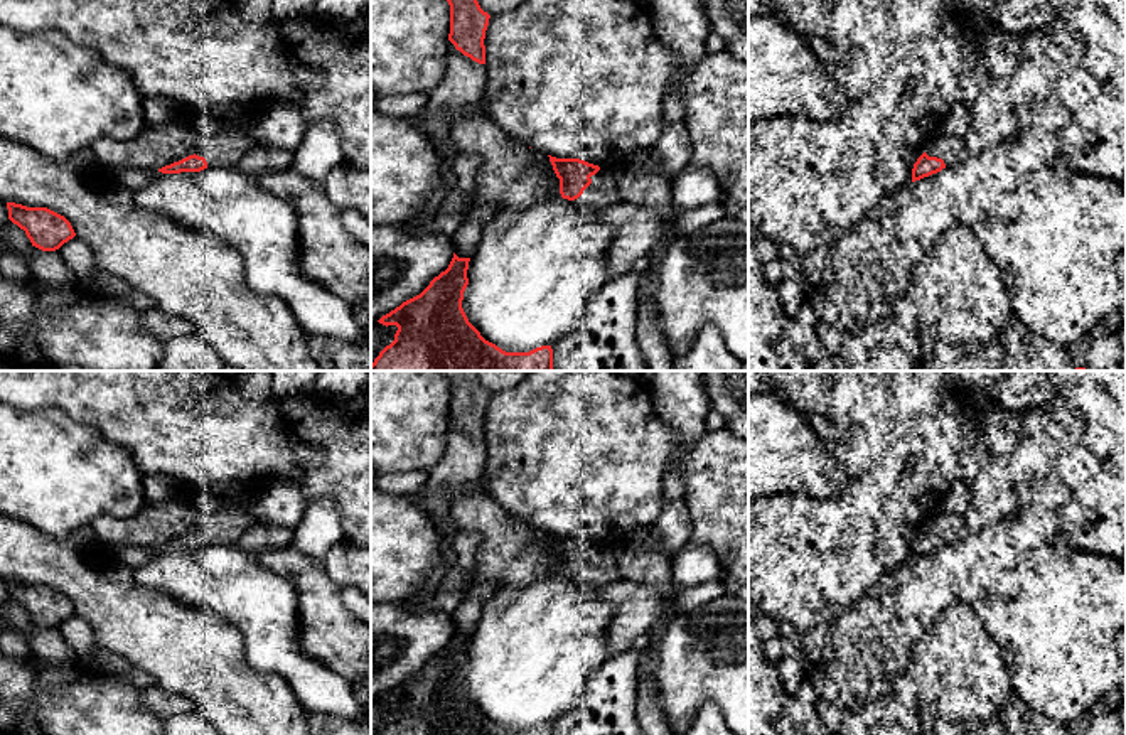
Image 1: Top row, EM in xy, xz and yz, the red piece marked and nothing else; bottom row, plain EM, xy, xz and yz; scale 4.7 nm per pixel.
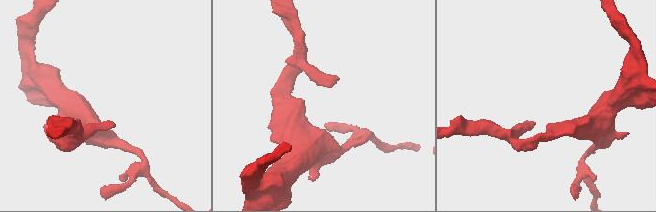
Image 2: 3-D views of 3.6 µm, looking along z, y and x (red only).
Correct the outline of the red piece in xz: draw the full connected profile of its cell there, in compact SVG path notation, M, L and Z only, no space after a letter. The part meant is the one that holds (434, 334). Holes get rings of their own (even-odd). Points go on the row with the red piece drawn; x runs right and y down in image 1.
M453 258L445 271L435 276L430 285L416 297L403 302L399 307L383 315L378 322L396 325L394 341L386 346L371 364L371 371L553 371L553 349L541 346L529 352L506 352L496 344L485 341L469 322L464 308L464 292L469 285L467 270L470 258Z

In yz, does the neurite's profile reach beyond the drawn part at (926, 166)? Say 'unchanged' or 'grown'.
grown

